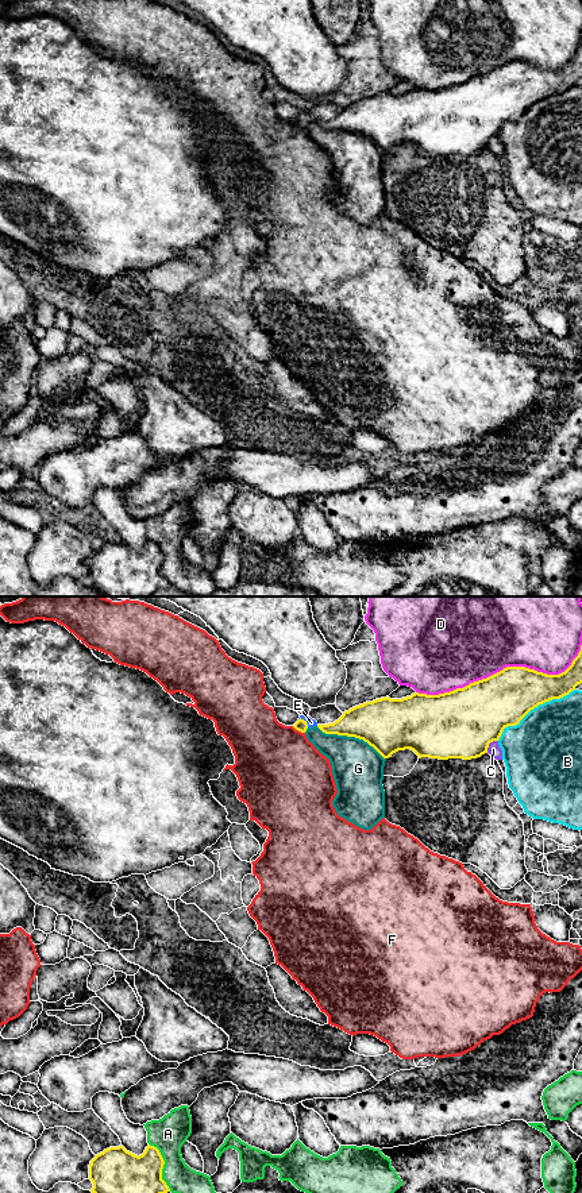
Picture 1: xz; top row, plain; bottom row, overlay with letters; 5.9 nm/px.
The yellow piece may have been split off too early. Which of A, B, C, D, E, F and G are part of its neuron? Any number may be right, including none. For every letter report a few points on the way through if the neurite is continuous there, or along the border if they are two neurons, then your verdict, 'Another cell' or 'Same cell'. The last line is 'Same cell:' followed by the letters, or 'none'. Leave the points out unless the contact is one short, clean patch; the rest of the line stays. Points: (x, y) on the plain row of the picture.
A: Another cell
B: Another cell
C: Another cell
D: Another cell
E: Path across: xz (301, 120), (305, 118), (311, 118). Same cell
F: Another cell
G: Another cell
Same cell: E

